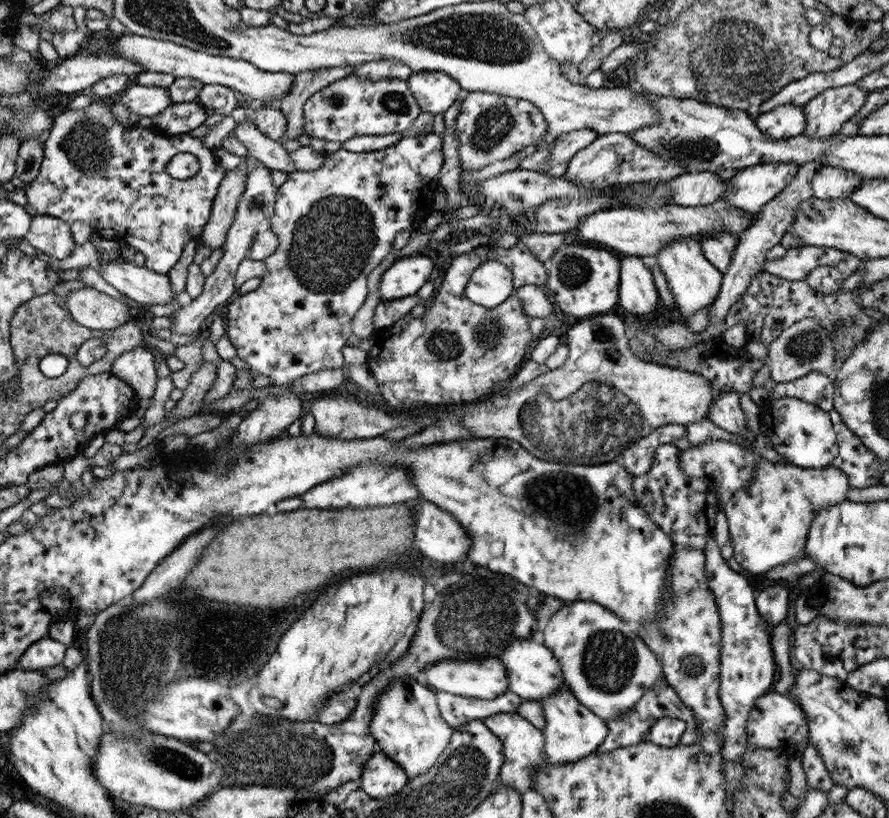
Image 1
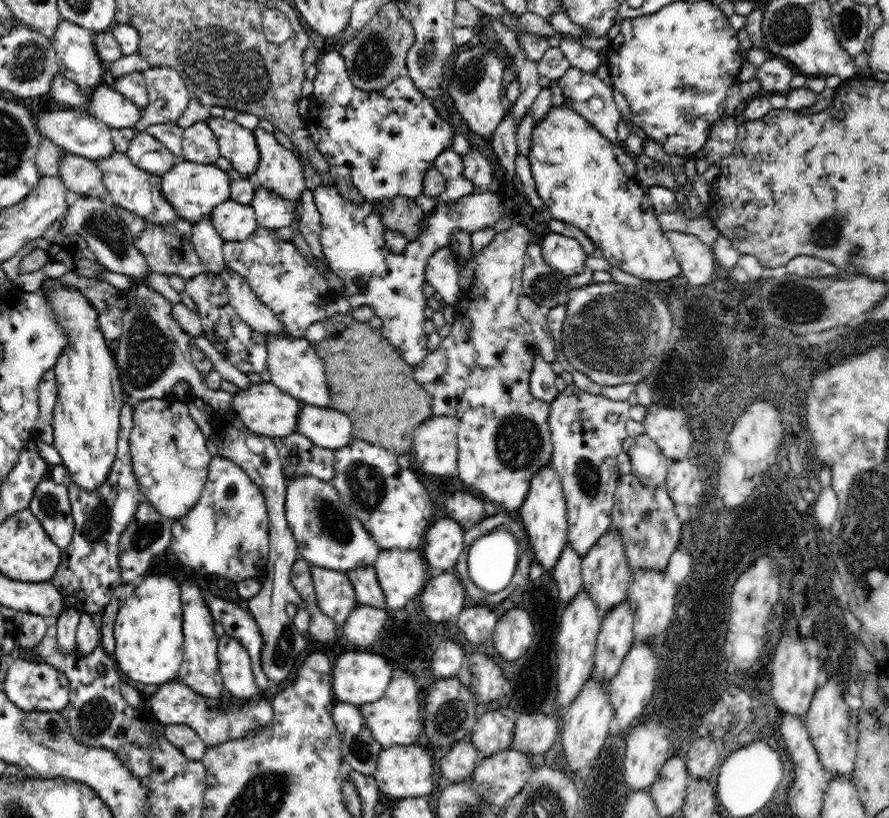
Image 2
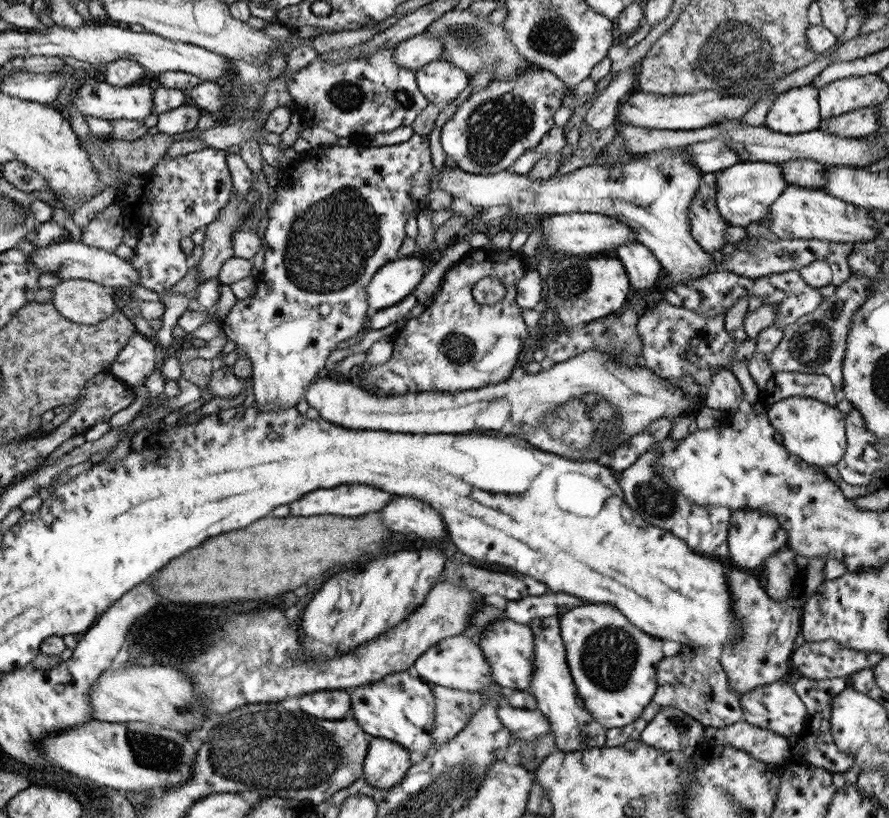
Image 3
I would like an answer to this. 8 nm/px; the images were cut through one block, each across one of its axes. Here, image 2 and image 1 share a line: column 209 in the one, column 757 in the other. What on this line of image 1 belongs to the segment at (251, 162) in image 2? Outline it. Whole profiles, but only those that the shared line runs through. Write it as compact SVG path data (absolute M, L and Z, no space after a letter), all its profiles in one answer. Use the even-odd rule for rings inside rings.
M783 104L769 112L763 112L755 120L755 126L771 138L793 138L805 132L807 118L805 118L803 106Z

